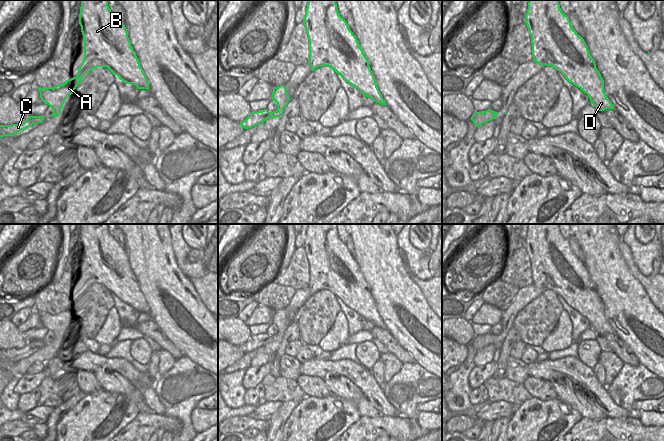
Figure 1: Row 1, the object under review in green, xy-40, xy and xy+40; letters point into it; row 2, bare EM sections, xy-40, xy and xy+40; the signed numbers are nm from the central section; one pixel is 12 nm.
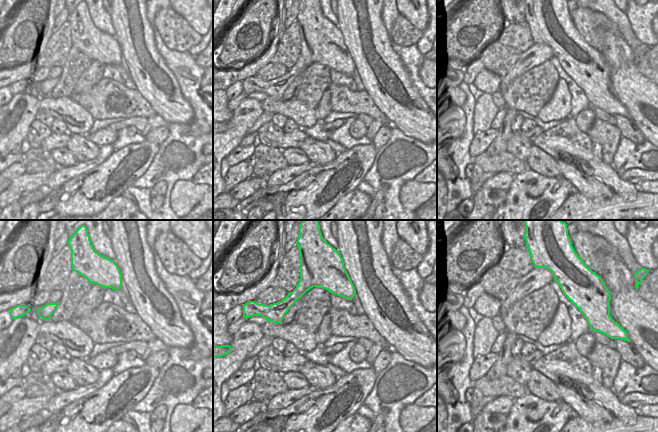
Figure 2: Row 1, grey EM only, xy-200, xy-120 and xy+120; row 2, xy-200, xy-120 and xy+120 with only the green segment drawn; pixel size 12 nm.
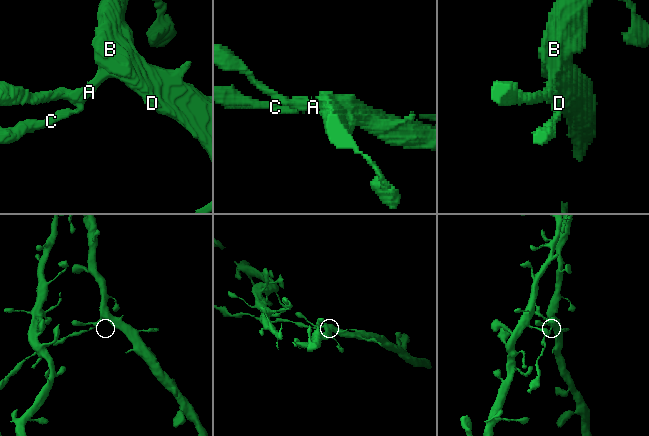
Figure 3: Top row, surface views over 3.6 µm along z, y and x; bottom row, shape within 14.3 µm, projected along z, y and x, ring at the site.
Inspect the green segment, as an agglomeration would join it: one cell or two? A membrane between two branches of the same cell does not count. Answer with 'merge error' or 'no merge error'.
merge error

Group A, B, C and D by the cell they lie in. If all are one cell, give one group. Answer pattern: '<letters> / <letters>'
A B D / C

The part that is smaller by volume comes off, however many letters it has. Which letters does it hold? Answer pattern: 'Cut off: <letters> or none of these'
Cut off: C

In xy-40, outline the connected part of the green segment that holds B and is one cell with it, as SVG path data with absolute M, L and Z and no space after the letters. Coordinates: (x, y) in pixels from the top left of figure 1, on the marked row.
M81 0L79 24L84 40L84 58L78 68L77 76L54 87L38 88L40 98L53 108L52 117L60 115L66 98L73 94L83 77L97 67L107 67L126 84L133 84L138 89L149 90L149 81L140 66L136 52L131 46L127 29L110 10L108 0Z

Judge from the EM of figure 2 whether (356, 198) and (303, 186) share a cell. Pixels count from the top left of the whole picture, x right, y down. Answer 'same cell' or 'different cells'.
different cells

